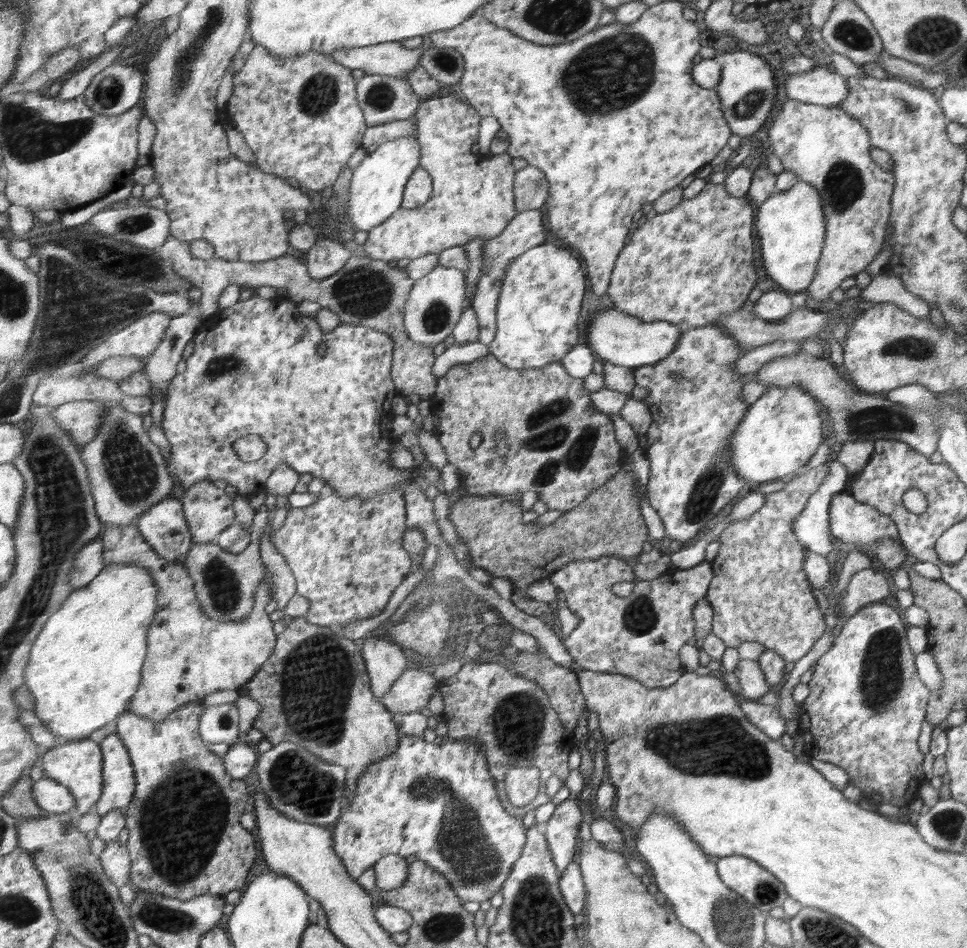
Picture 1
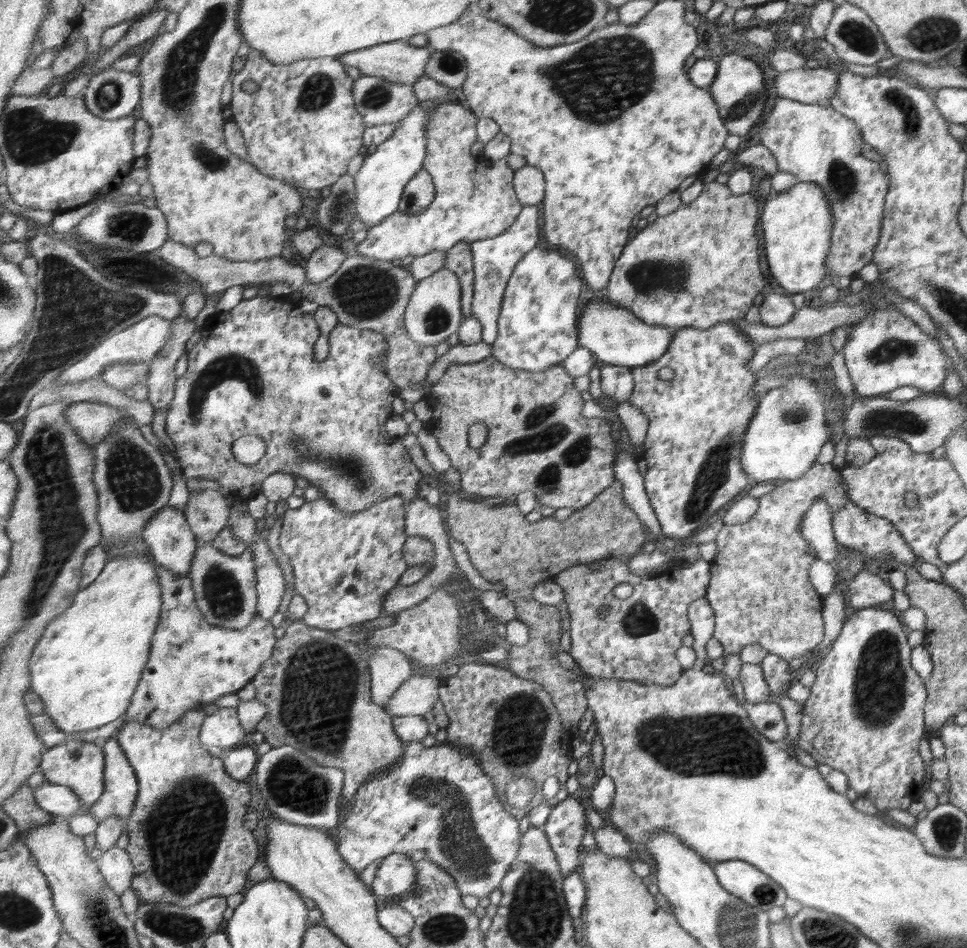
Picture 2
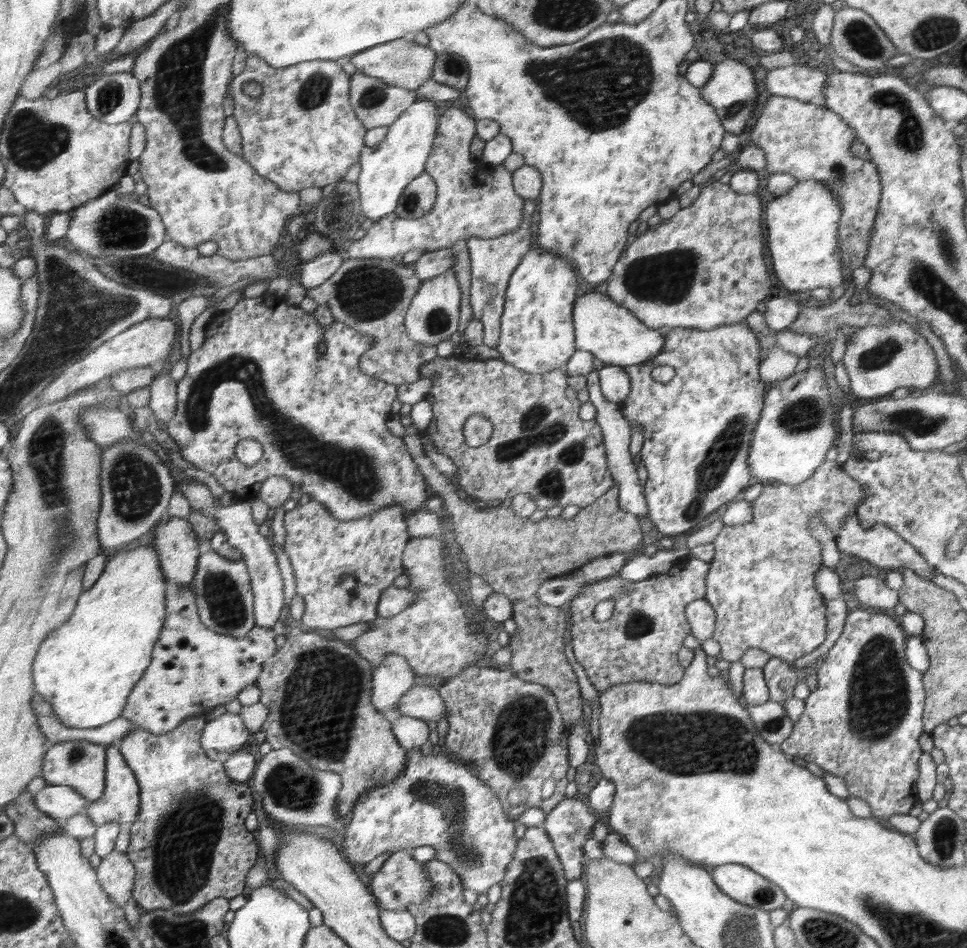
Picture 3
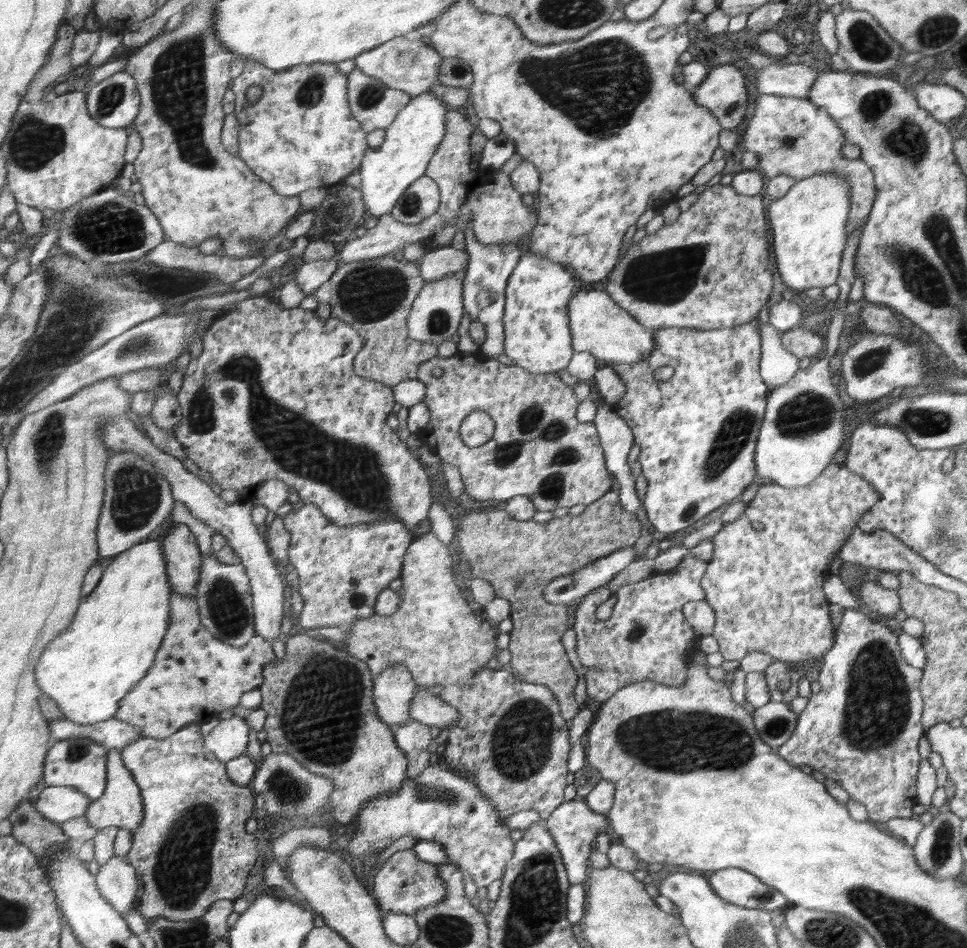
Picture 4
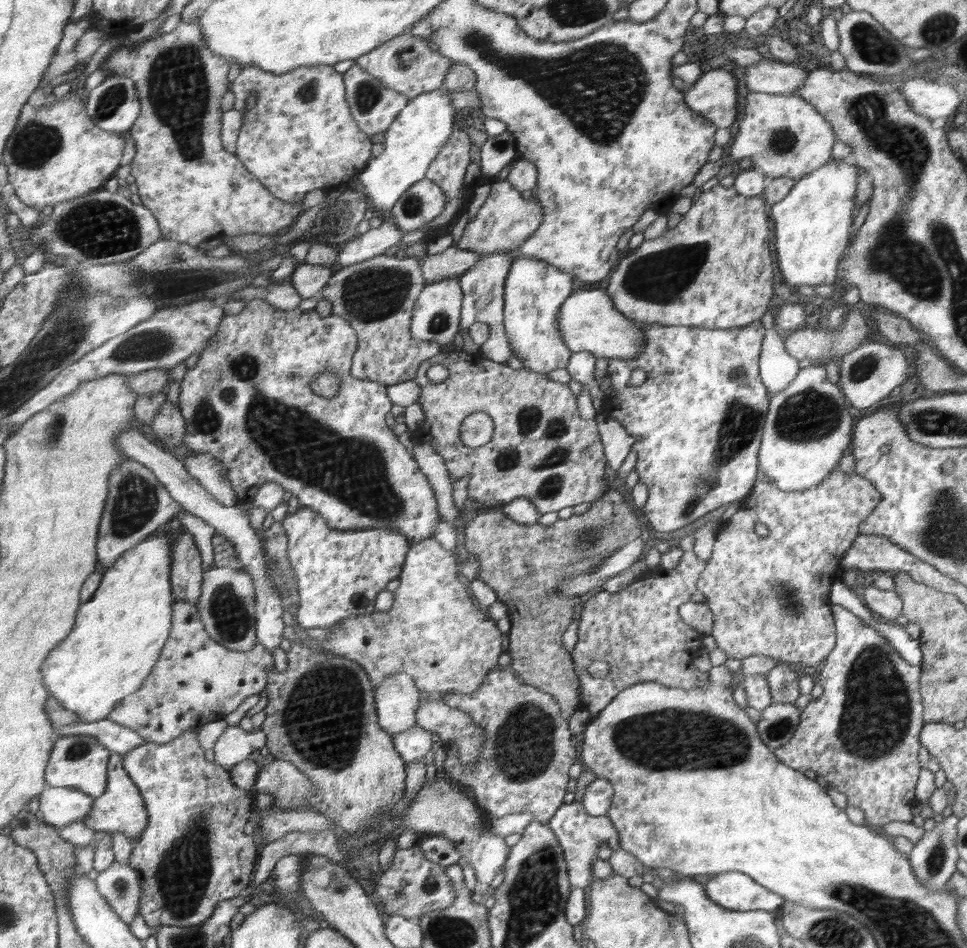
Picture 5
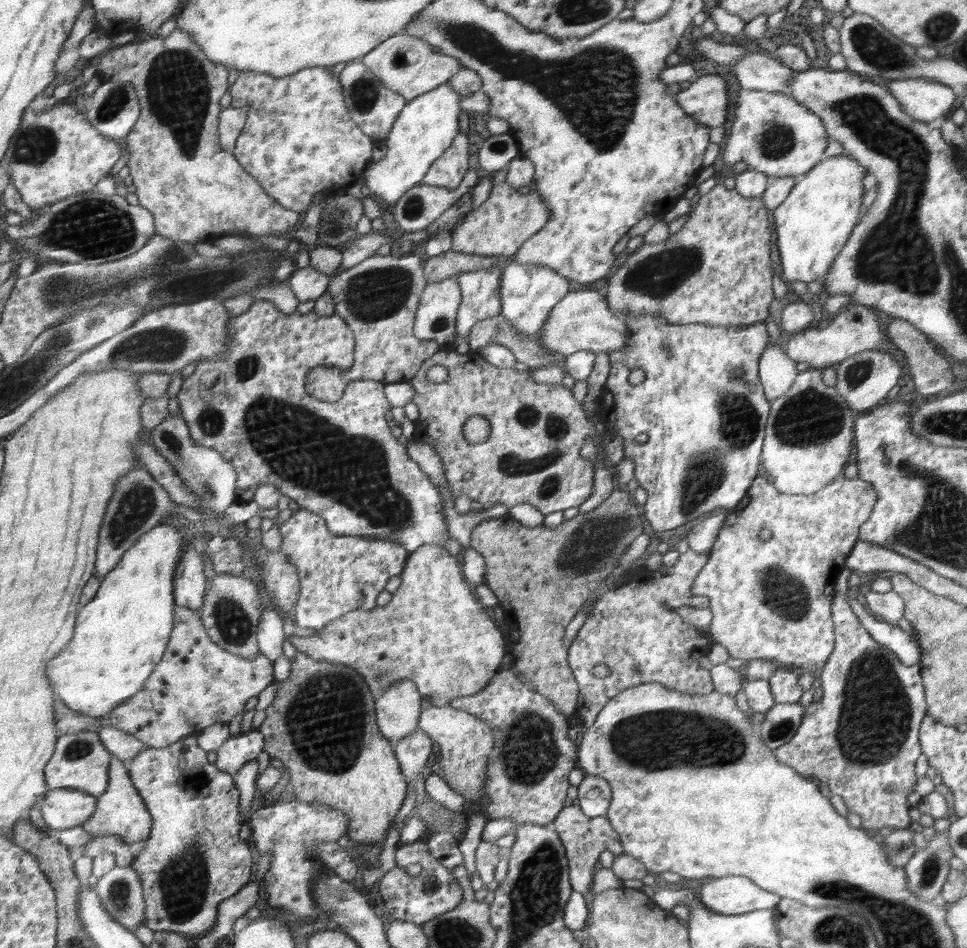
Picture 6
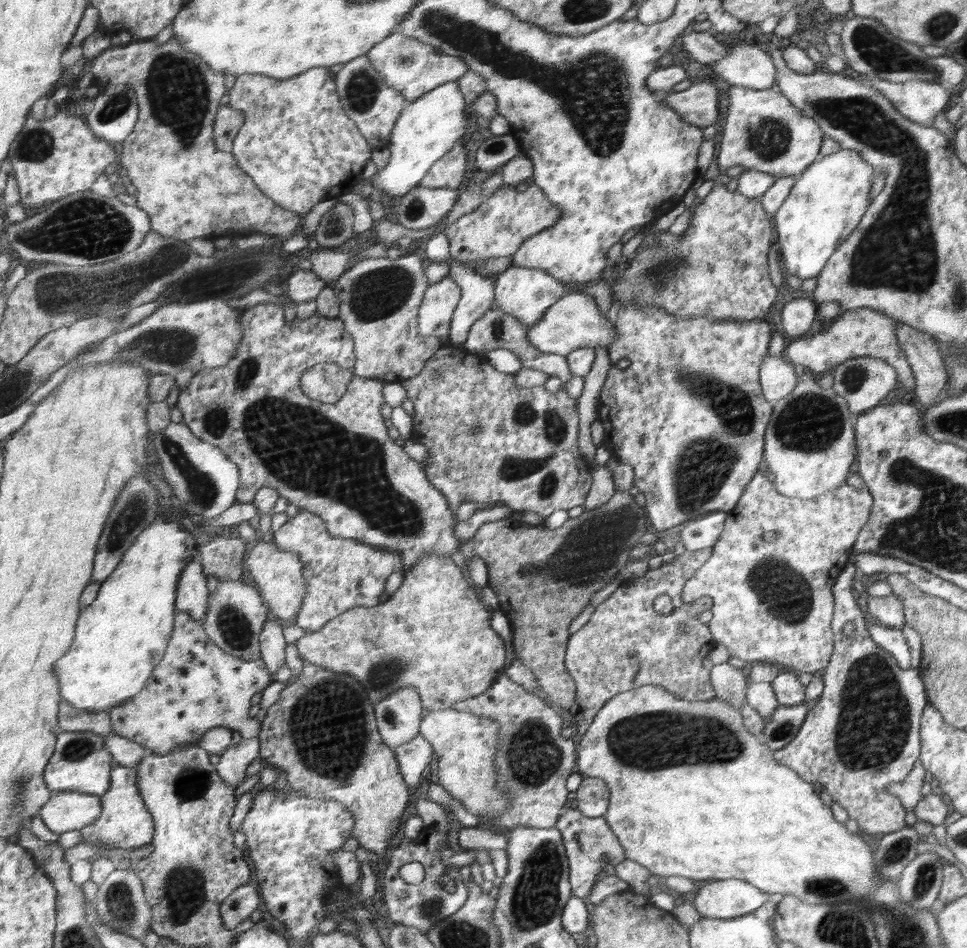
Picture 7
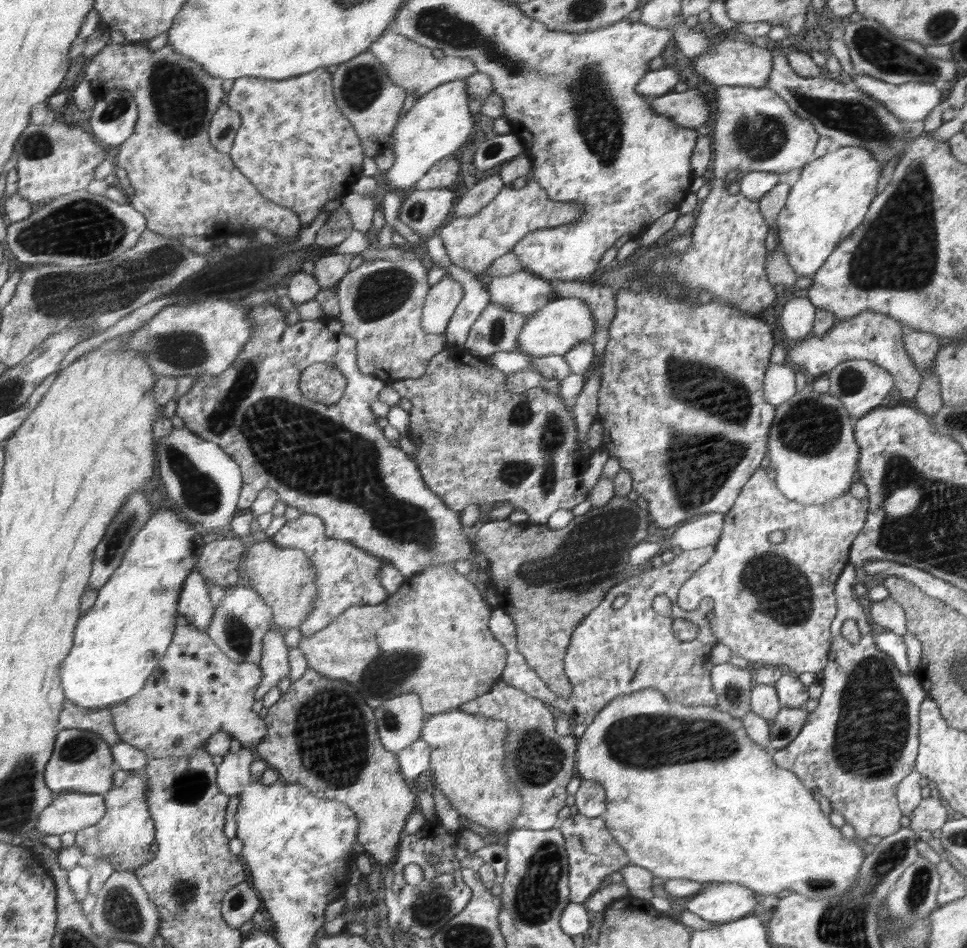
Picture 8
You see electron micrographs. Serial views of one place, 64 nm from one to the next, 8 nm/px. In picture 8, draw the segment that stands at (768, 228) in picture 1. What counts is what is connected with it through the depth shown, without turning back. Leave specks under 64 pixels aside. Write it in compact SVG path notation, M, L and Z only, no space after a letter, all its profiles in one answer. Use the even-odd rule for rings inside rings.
M849 146L836 147L834 151L817 158L801 170L799 179L791 189L775 227L779 232L779 240L788 262L798 276L811 277L814 273L818 273L832 252L863 224L872 200L877 197L876 186L878 186L880 170L882 170L880 165L868 149Z

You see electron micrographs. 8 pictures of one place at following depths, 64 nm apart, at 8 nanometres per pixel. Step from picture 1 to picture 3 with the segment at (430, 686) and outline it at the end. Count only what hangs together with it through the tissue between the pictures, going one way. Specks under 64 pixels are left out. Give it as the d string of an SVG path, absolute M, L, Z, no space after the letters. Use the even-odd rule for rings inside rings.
M416 678L416 682L418 684L414 684L400 699L400 716L416 717L424 721L434 720L434 722L438 722L444 716L447 717L447 707L438 690L426 685L420 678Z

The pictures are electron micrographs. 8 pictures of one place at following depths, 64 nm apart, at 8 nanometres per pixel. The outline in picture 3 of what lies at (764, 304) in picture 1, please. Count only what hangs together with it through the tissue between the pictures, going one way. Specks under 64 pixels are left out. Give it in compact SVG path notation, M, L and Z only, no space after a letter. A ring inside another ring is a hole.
M780 291L780 294L776 294L772 299L768 299L768 302L766 302L766 311L762 316L764 316L766 326L772 332L778 332L784 331L786 327L790 327L796 321L796 318L799 317L800 310L800 304L788 299Z

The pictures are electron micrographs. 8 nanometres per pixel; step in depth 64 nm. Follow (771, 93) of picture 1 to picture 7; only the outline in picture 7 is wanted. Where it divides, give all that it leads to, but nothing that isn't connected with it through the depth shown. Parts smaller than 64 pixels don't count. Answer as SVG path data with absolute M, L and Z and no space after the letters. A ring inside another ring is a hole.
M692 82L686 90L668 92L666 98L668 106L679 111L684 122L703 128L718 120L718 82Z

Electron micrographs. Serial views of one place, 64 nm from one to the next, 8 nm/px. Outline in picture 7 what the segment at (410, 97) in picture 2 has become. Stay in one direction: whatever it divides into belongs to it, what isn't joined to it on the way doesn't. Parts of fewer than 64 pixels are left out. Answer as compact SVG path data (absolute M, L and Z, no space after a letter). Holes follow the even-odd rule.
M367 54L344 63L342 69L334 74L334 77L335 91L338 93L344 114L354 121L360 134L372 147L376 150L387 147L390 144L395 122L399 120L408 105L406 96L402 95L397 88L392 88L384 82L383 75L375 69Z

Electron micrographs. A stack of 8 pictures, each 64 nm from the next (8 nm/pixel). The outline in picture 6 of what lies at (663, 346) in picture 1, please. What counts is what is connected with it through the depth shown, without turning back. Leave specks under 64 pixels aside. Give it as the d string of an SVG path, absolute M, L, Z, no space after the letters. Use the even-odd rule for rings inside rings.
M597 289L576 290L569 293L551 314L544 329L544 342L547 350L554 350L560 354L571 355L579 350L589 350L596 353L614 353L620 349L627 349L631 341L632 332L628 328L627 320L616 311L611 310L607 298Z

